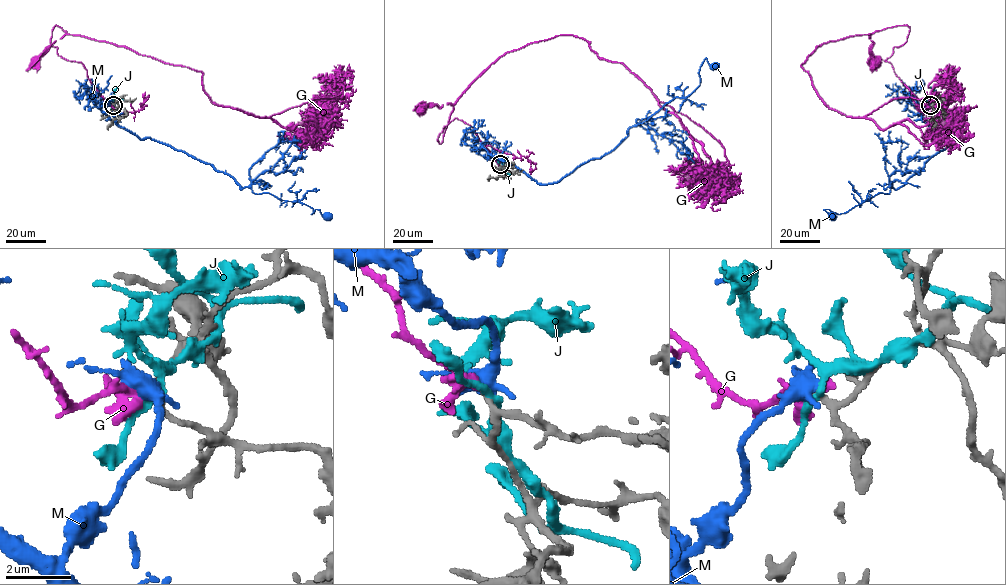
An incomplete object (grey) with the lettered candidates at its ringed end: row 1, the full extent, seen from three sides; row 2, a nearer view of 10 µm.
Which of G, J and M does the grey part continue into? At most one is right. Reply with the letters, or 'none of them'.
G

